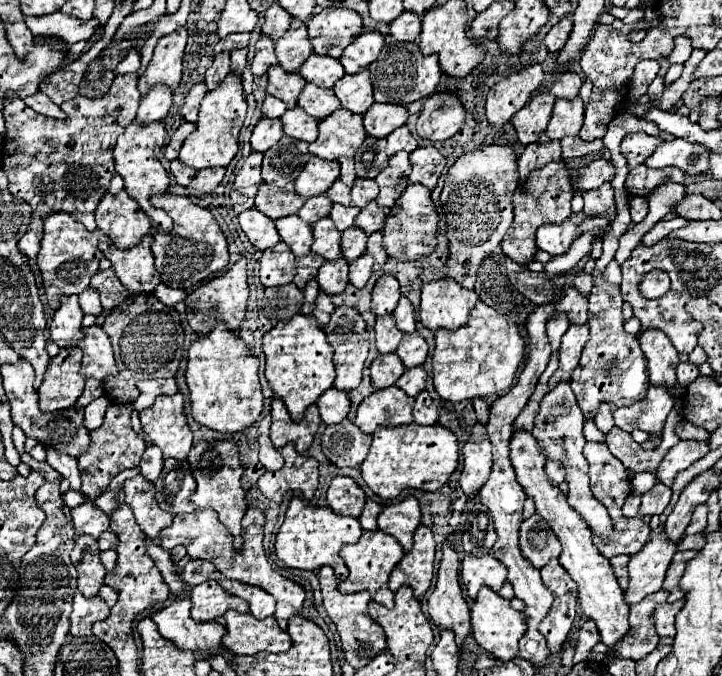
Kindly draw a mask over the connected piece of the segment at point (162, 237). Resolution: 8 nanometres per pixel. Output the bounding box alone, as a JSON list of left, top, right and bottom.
[151,194,229,290]

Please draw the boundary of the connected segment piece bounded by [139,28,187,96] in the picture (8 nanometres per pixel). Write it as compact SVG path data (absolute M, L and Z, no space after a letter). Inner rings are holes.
M177 28L175 32L163 36L153 52L145 74L139 78L139 92L145 96L153 86L165 84L175 92L181 82L181 62L187 44L187 28Z

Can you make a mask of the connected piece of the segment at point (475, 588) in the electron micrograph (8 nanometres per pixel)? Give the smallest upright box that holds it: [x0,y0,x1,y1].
[461,554,507,600]

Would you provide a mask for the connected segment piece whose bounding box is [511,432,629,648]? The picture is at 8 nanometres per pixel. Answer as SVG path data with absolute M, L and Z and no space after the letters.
M515 432L513 434L513 438L511 438L511 462L513 462L513 468L517 472L519 484L525 488L527 496L531 496L535 500L537 514L541 514L541 518L545 518L551 524L553 532L559 536L559 540L563 544L563 554L559 558L559 562L579 586L577 598L579 598L579 604L583 608L583 614L587 618L595 620L599 634L601 634L601 642L607 644L609 648L613 648L615 642L629 632L629 622L627 622L629 606L623 602L623 590L621 590L619 582L615 580L615 574L613 574L609 560L595 548L595 544L591 540L591 530L581 520L581 516L567 504L565 494L557 486L549 484L549 480L543 472L545 454L539 450L531 432Z

